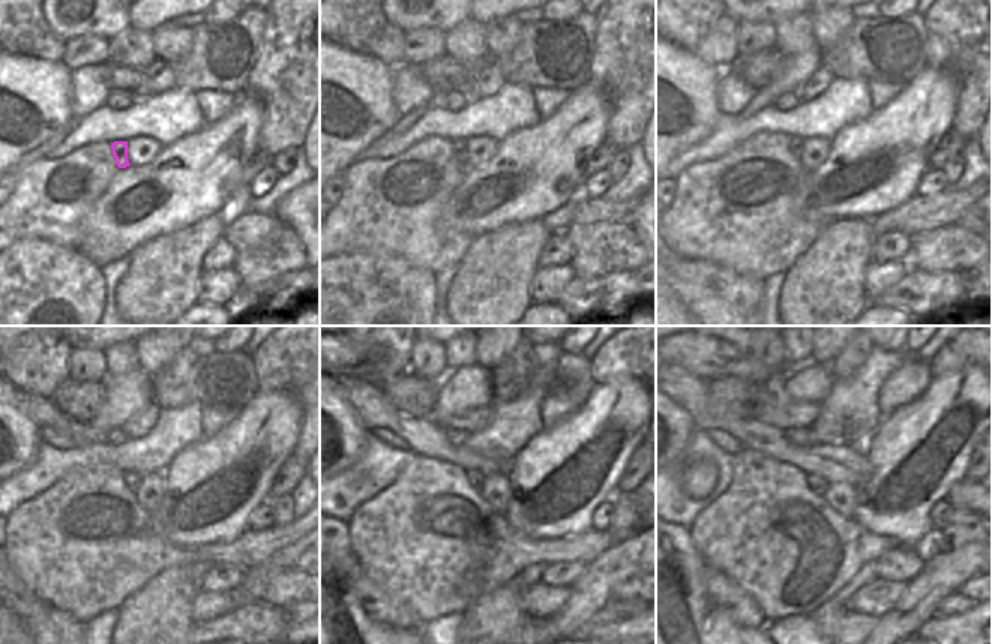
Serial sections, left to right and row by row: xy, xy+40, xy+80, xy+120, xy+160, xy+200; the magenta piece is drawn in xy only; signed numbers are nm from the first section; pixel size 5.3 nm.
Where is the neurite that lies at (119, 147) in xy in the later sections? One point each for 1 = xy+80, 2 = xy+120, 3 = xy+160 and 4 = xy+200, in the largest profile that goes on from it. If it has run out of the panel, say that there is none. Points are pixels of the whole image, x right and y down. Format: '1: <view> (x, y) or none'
1: xy+80 (796, 143)
2: xy+120 (132, 478)
3: xy+160 (476, 479)
4: xy+200 (817, 484)

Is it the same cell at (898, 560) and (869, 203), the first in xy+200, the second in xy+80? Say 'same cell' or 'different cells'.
different cells

